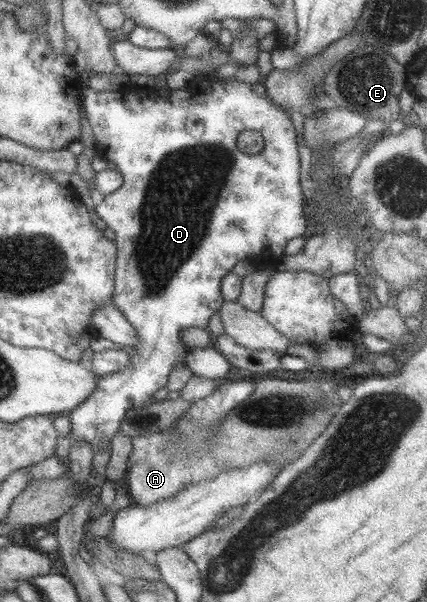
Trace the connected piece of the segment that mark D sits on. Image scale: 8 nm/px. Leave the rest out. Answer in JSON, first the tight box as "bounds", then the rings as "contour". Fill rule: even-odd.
{"bounds":[69,77,306,452],"contour":[[[219,77],[218,81],[200,81],[200,79],[191,79],[190,89],[170,90],[167,97],[158,96],[158,99],[126,99],[124,93],[120,91],[103,91],[98,92],[89,89],[86,84],[84,91],[85,102],[84,107],[87,119],[90,120],[91,128],[94,129],[95,140],[97,146],[104,157],[113,161],[117,165],[117,169],[124,176],[124,183],[95,207],[97,215],[106,223],[106,225],[114,232],[115,241],[118,248],[117,261],[117,289],[114,294],[115,306],[121,309],[126,317],[137,327],[138,333],[141,335],[141,345],[134,347],[135,354],[130,367],[110,374],[101,378],[98,389],[85,401],[79,405],[69,417],[71,418],[71,434],[74,440],[88,441],[88,444],[94,448],[94,452],[110,448],[112,439],[116,433],[121,432],[122,421],[132,408],[144,407],[146,403],[151,403],[152,394],[158,389],[166,387],[166,379],[168,373],[178,363],[182,363],[187,354],[188,348],[182,342],[182,331],[191,327],[204,328],[208,325],[209,317],[218,311],[224,298],[221,296],[221,279],[226,272],[232,270],[234,263],[240,260],[252,261],[254,264],[268,266],[280,261],[284,256],[284,246],[290,239],[300,237],[306,231],[306,219],[304,218],[304,209],[302,209],[302,192],[300,192],[300,184],[298,182],[298,152],[296,152],[296,140],[294,137],[294,126],[289,118],[288,112],[280,109],[271,99],[266,96],[264,90],[264,82],[258,81],[252,85],[248,83],[238,83],[235,79],[224,79]],[[249,130],[257,130],[261,133],[264,140],[264,149],[256,155],[246,155],[242,151],[238,151],[236,147],[236,139],[240,135],[246,135]]]}

